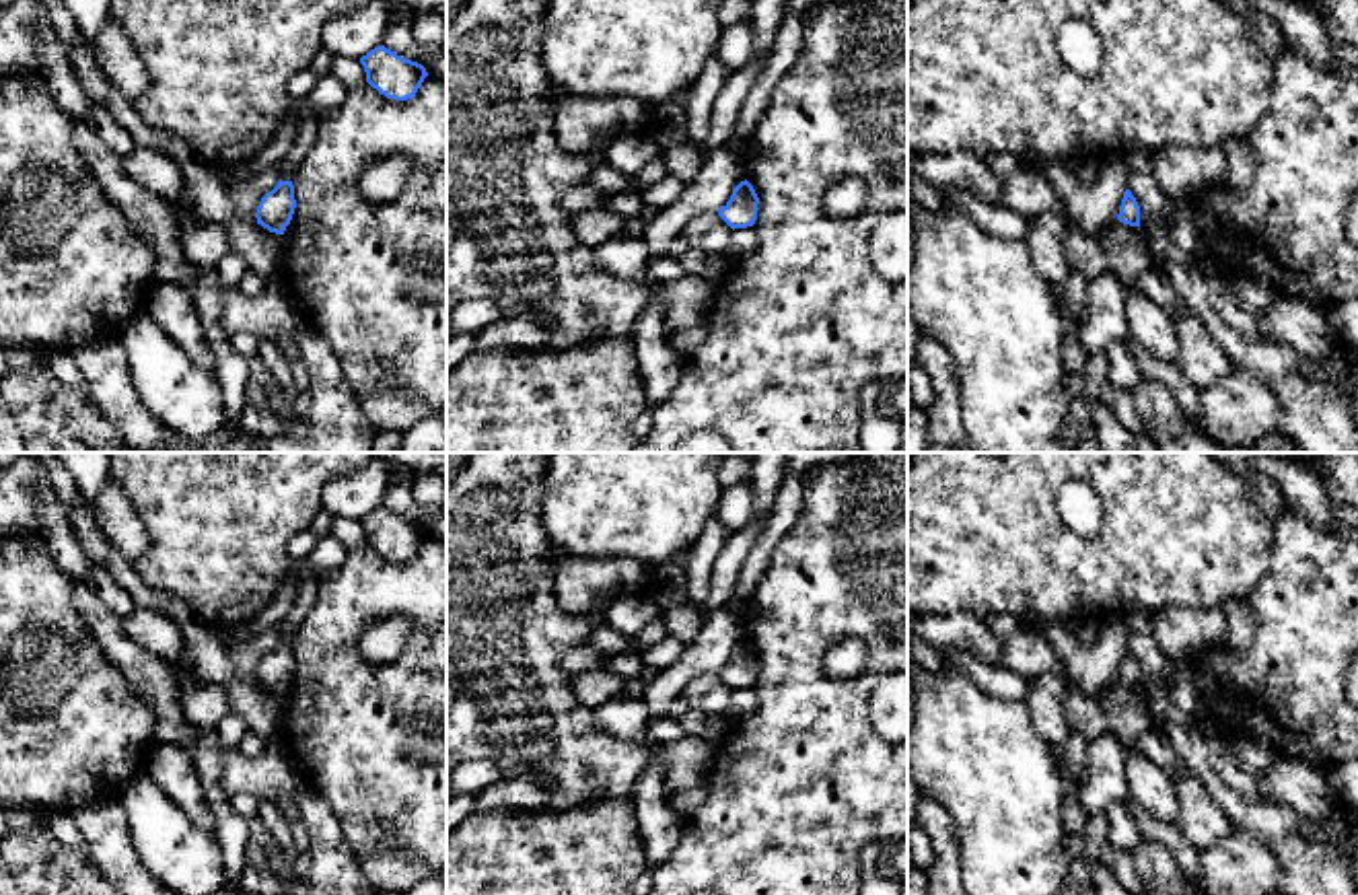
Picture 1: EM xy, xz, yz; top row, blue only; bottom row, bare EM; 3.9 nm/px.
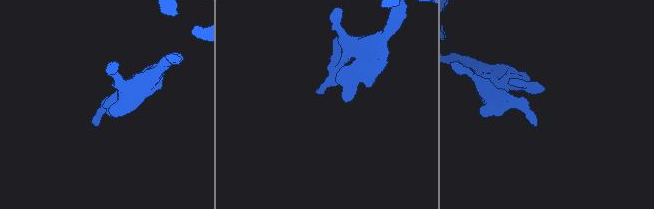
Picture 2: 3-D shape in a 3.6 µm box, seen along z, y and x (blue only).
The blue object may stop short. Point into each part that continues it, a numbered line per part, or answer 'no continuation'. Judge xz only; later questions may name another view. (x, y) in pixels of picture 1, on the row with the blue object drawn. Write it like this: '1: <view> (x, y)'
no continuation

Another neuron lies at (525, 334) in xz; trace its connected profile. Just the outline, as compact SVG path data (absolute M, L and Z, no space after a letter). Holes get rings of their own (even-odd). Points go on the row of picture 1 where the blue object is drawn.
M504 317L477 331L475 350L516 348L521 352L551 346L553 323L547 317Z

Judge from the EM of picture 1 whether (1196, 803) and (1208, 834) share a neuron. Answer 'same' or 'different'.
same

